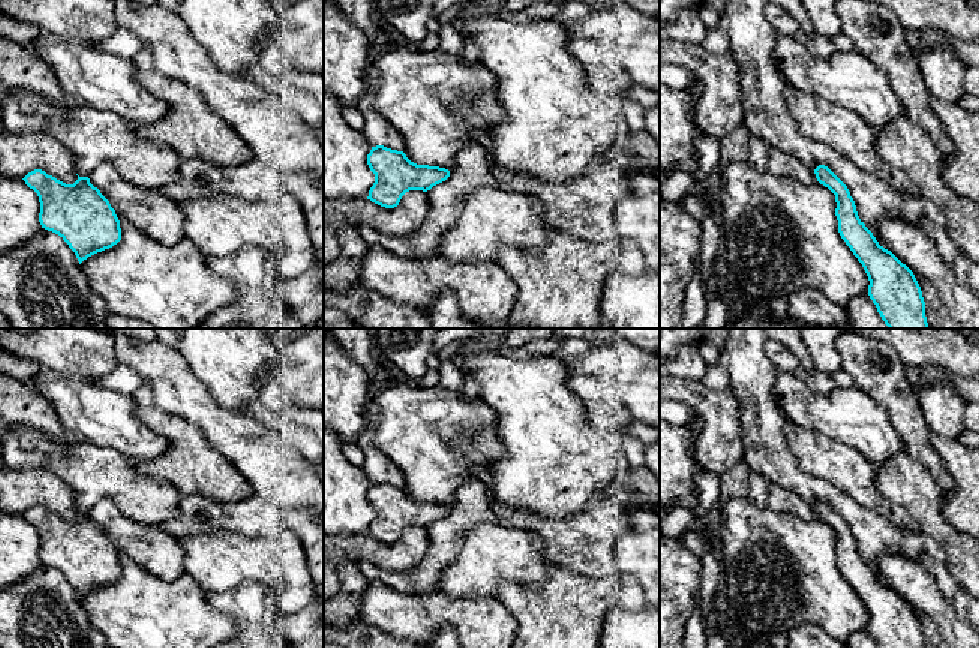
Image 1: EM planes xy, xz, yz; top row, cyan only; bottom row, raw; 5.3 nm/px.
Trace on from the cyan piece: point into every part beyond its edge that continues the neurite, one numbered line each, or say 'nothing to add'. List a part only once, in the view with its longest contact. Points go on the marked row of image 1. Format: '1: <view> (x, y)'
nothing to add

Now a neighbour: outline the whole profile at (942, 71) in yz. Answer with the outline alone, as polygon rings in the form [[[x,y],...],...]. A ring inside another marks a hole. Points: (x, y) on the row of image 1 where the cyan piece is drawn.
[[[906,30],[906,39],[915,52],[928,93],[946,102],[957,102],[967,94],[964,88],[966,66],[949,46],[925,46],[922,44],[921,30]]]

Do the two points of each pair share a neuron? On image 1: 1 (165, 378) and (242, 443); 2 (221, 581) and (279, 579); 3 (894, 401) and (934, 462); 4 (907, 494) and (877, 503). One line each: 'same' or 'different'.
1: same
2: same
3: same
4: different

